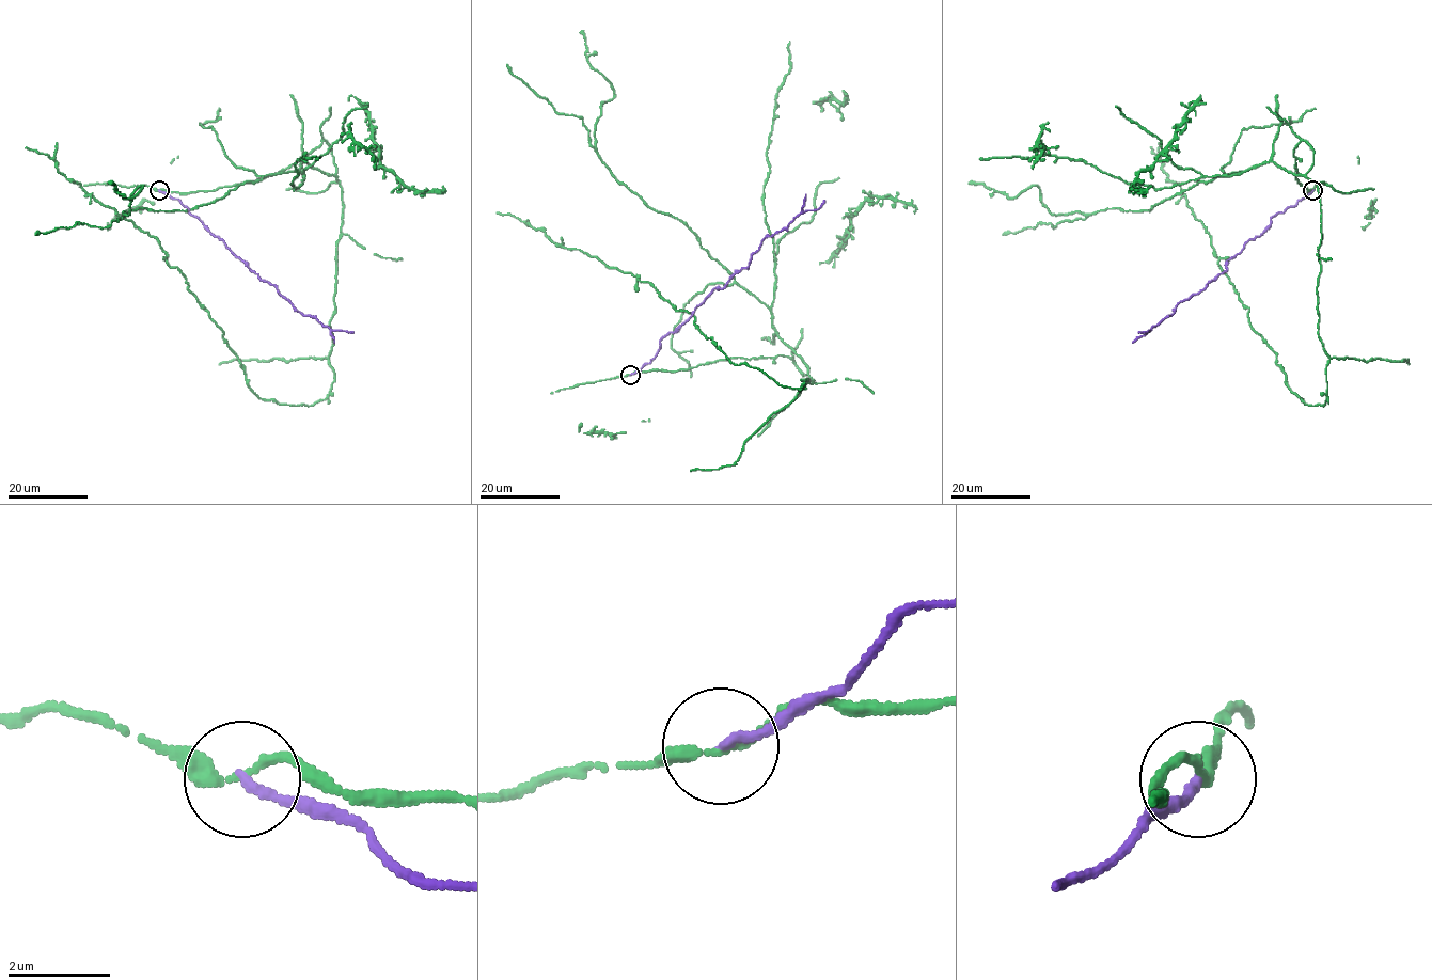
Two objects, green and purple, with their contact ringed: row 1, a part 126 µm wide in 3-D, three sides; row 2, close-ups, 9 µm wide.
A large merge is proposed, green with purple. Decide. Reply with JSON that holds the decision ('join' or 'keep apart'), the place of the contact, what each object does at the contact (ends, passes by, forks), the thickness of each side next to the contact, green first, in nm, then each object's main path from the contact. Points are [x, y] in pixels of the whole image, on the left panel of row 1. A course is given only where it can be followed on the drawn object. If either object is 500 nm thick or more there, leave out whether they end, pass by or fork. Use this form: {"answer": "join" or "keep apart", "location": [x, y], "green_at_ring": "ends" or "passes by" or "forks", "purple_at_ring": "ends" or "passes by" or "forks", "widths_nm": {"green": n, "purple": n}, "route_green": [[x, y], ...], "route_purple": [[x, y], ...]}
{"answer": "keep apart", "location": [159, 190], "green_at_ring": "passes by", "purple_at_ring": "ends", "widths_nm": {"green": 200, "purple": 170}, "route_green": [[159, 190], [262, 179], [328, 144], [343, 206], [335, 380], [324, 399], [260, 398], [159, 241], [25, 147]], "route_purple": [[159, 191], [179, 200], [296, 310], [331, 330], [352, 332]]}

